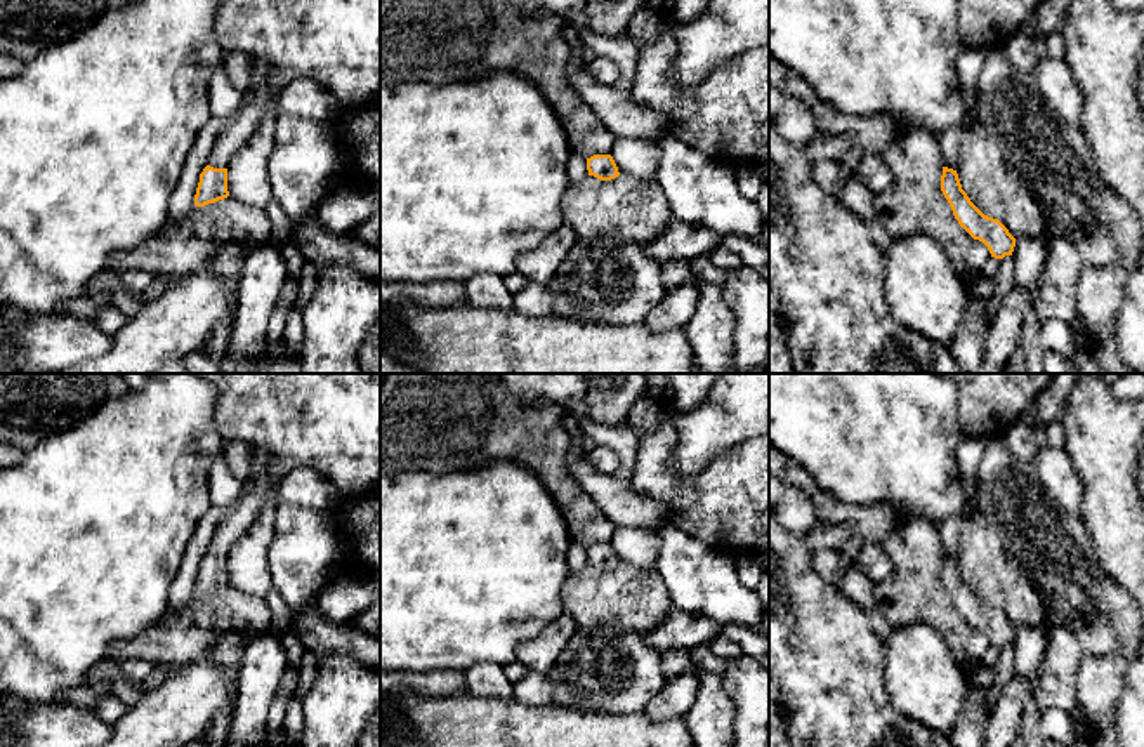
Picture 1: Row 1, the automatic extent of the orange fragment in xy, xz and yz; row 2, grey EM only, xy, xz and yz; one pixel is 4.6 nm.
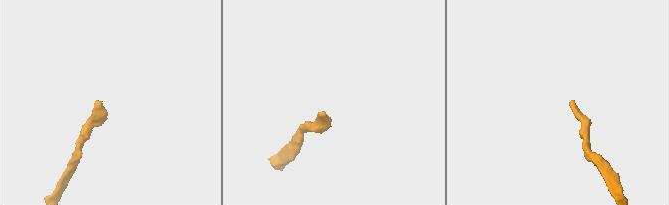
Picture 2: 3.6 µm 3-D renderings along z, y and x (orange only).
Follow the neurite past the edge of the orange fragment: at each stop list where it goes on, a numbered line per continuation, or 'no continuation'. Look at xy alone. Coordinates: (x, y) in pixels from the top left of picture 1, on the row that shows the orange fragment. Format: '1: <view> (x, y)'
1: xy (242, 125)

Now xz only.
no continuation

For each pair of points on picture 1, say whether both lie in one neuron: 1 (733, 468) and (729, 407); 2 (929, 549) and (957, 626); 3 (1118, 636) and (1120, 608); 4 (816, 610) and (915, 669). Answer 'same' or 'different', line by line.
1: different
2: same
3: same
4: different

